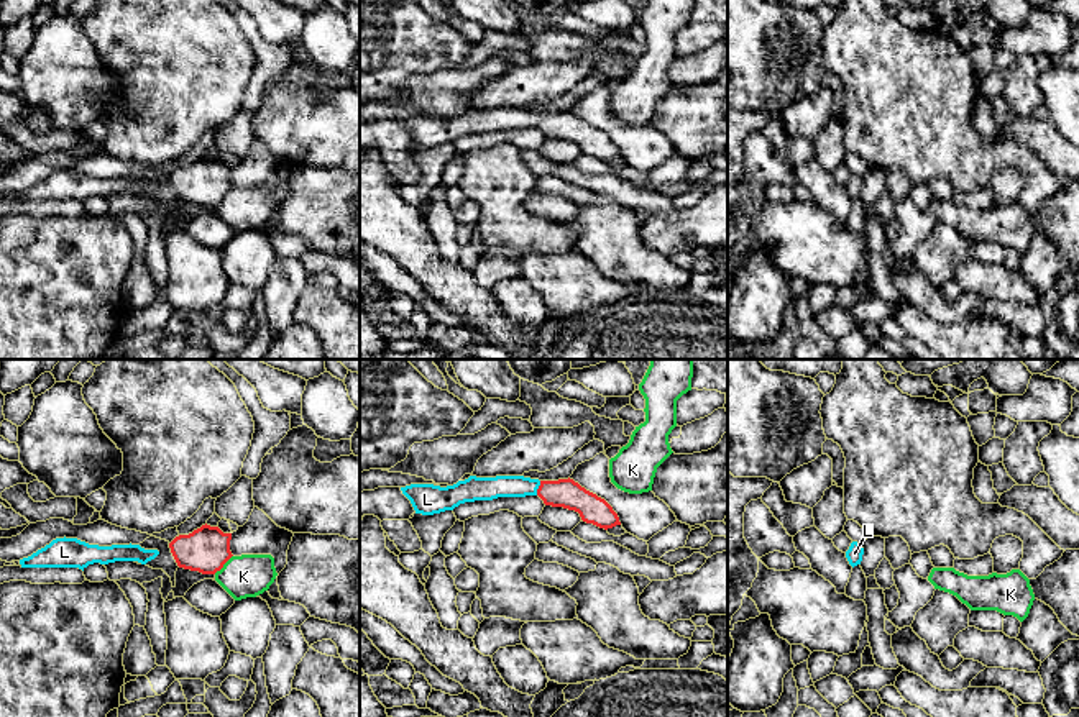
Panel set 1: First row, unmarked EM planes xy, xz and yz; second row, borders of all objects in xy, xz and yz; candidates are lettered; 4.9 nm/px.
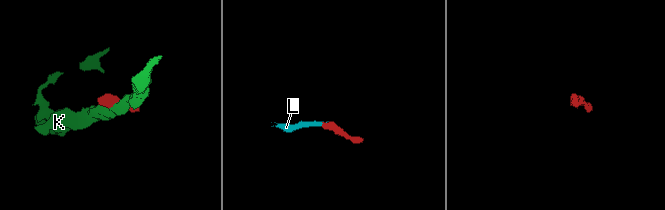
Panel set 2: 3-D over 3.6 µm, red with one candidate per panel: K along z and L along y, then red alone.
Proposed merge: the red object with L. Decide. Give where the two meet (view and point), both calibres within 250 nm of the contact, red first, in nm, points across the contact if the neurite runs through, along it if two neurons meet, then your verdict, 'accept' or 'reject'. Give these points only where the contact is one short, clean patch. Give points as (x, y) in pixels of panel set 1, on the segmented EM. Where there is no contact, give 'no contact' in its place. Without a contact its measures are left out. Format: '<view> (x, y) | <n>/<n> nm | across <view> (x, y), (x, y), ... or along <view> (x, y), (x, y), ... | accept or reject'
xz (539, 488) | 140/110 nm | across xz (565, 493), (550, 493), (539, 488), (501, 486) | accept

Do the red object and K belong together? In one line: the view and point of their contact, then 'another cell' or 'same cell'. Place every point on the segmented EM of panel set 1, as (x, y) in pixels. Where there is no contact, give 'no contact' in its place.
contact xy (224, 563); another cell

